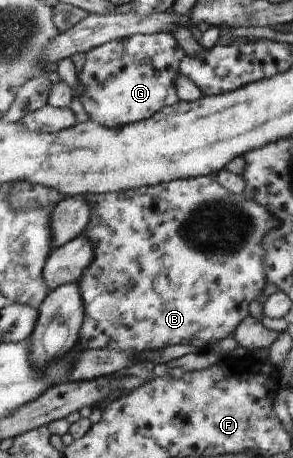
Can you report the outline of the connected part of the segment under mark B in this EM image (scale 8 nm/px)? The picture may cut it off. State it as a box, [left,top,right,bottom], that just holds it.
[77,173,275,352]

